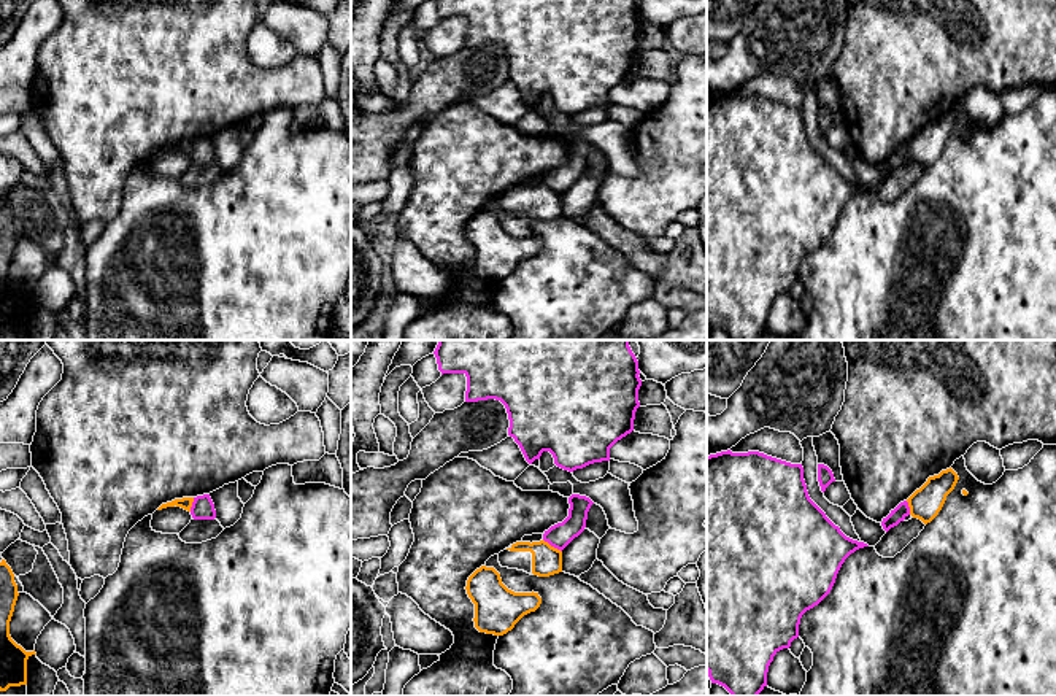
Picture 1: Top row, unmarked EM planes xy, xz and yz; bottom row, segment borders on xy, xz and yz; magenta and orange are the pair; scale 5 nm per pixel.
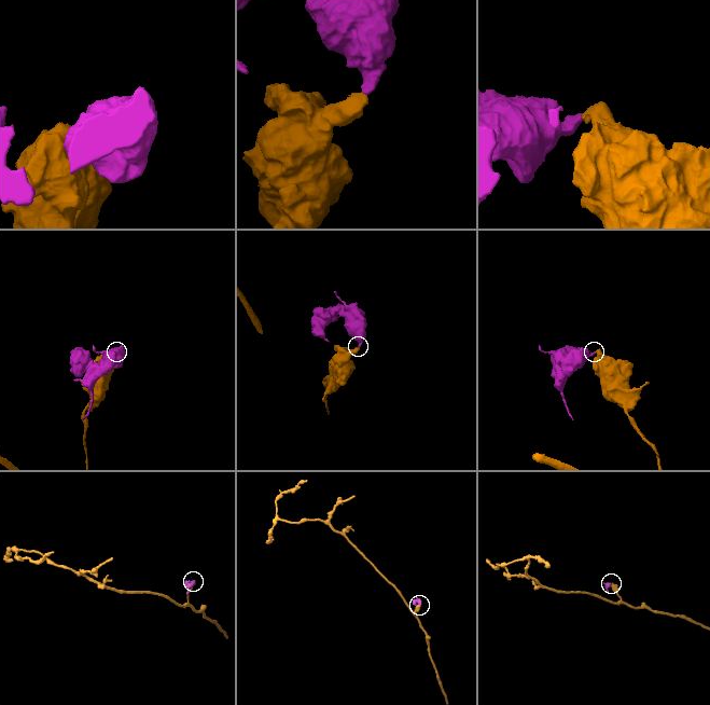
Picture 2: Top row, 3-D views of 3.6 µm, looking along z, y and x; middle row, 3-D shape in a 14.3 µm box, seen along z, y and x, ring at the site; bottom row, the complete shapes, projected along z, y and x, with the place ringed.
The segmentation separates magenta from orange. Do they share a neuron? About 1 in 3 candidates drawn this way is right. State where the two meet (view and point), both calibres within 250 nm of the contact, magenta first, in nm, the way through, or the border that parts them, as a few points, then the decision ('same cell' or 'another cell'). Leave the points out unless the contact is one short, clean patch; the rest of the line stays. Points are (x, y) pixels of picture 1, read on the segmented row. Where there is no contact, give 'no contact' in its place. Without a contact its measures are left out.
meets magenta in xz at (553, 545); 120 nm thick on the magenta side, 150 nm on the other; border along xz (543, 539), (561, 552); another cell

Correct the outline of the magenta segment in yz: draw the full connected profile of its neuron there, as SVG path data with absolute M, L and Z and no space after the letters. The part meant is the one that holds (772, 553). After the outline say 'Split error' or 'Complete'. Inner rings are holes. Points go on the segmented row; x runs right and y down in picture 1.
M727 450L707 456L707 672L711 683L724 686L732 696L757 696L767 686L767 672L773 656L789 648L791 642L799 637L802 615L831 593L845 559L864 547L869 545L846 537L810 499L802 464L791 464L759 451L732 453Z. Complete

